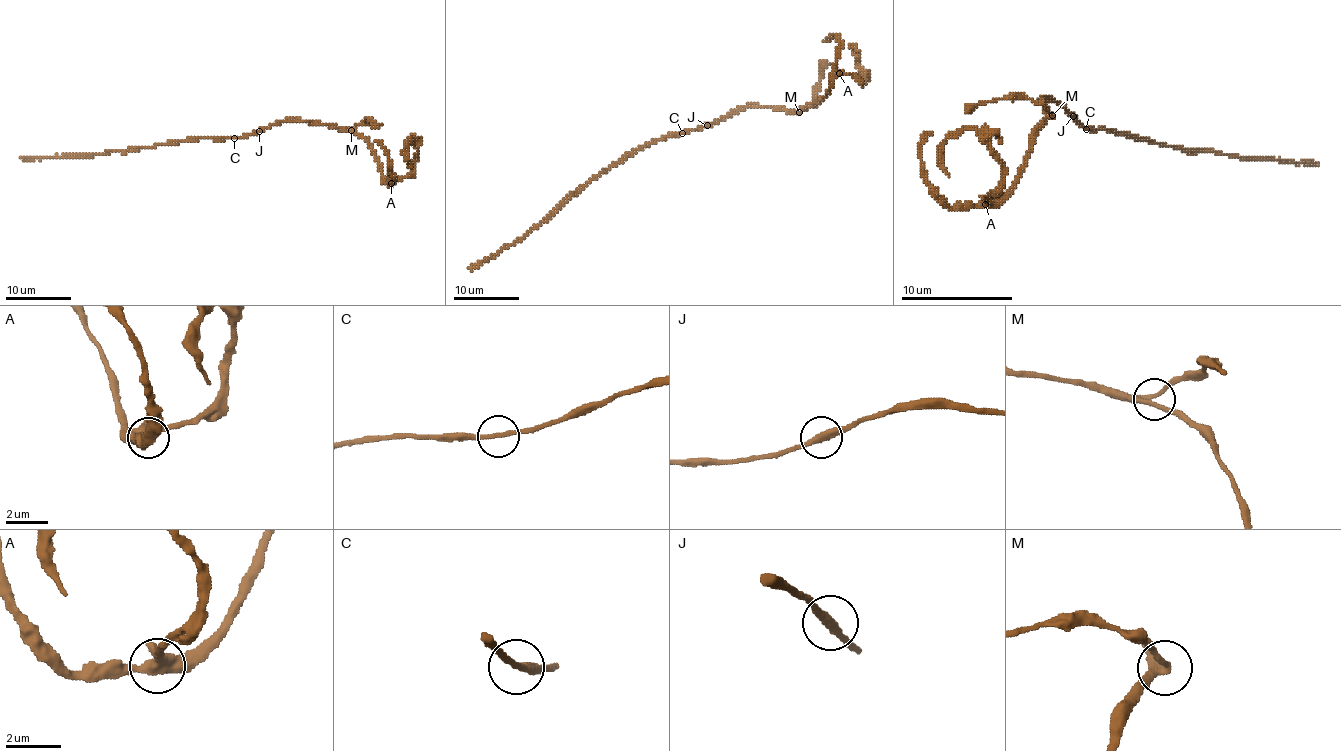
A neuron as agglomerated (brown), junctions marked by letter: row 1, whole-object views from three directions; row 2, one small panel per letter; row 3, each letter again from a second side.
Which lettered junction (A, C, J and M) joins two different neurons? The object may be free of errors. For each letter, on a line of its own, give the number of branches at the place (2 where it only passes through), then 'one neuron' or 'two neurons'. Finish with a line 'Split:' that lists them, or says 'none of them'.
A: 3 branches meet; one neuron
C: 2 branches meet; one neuron
J: 2 branches meet; one neuron
M: 3 branches meet; one neuron
Split: none of them

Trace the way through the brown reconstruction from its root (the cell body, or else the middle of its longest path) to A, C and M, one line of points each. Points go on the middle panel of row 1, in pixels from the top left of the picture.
A: (709, 126), (748, 106), (809, 108), (827, 93), (829, 85), (839, 73)
C: (709, 126), (683, 132)
M: (709, 126), (748, 106), (799, 112)

